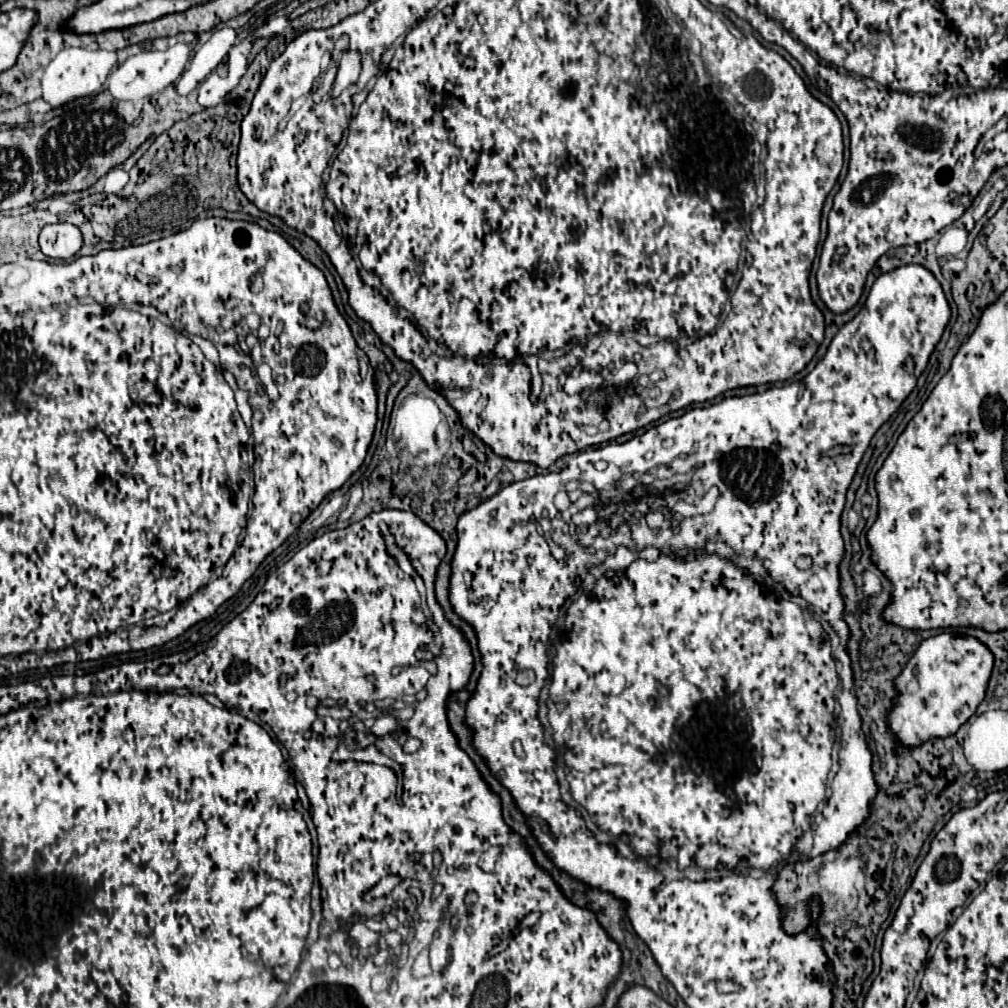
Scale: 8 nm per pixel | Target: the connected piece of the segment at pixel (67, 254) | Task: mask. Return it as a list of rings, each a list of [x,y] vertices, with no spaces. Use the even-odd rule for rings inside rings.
[[[56,223],[46,225],[40,233],[40,249],[52,259],[70,259],[82,247],[82,233],[76,225]]]

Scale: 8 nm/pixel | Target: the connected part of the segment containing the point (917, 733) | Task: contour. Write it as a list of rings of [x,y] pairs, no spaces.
[[[940,633],[918,645],[902,673],[894,679],[896,697],[888,711],[888,725],[902,747],[920,747],[930,739],[954,735],[982,703],[994,657],[986,645],[974,637],[954,637]]]

